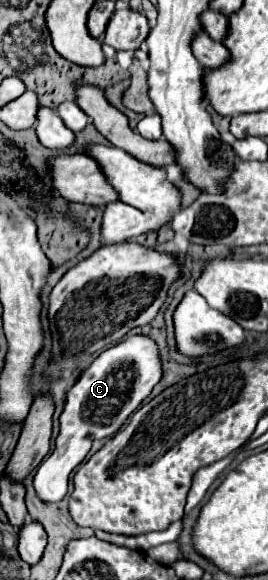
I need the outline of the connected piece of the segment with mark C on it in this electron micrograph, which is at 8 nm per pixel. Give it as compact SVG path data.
M132 335L100 353L68 393L64 413L60 415L60 435L56 437L56 447L40 463L34 475L34 489L38 499L42 499L44 503L62 501L68 491L68 477L74 467L80 465L88 455L88 451L92 449L92 441L112 437L124 425L130 413L134 413L150 395L160 379L160 349L156 341L146 335Z

